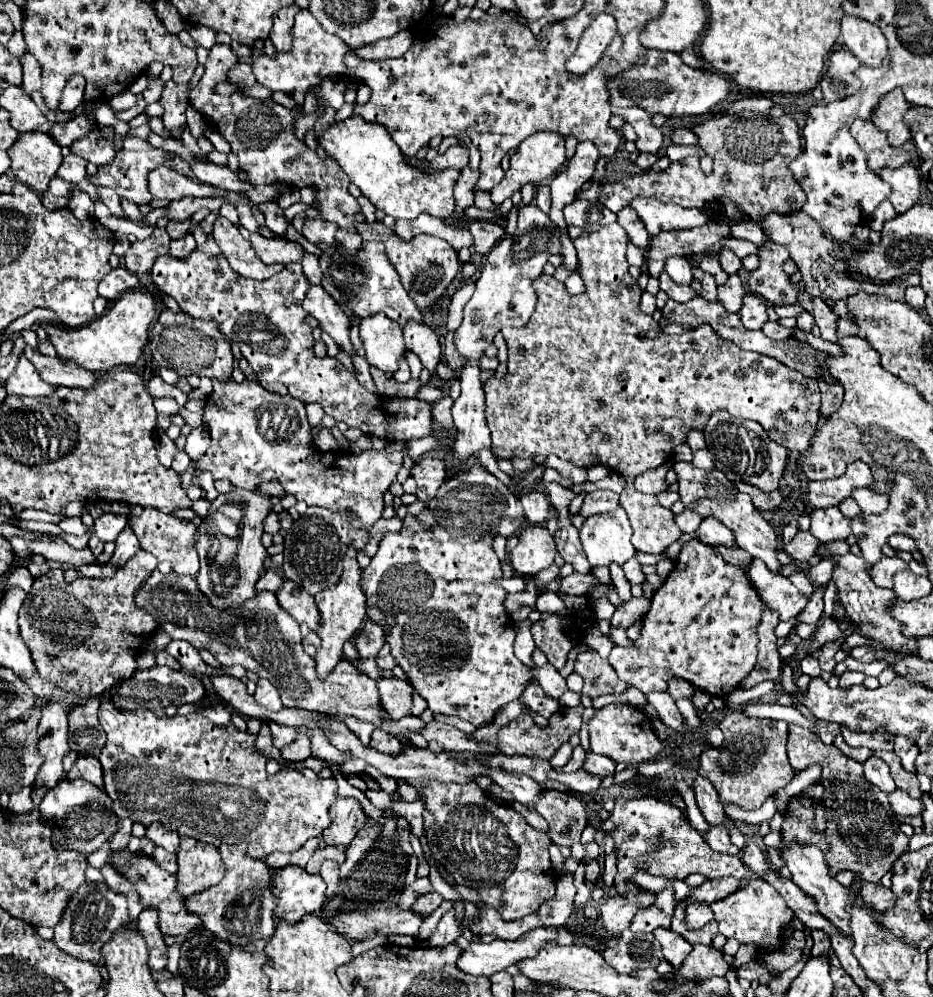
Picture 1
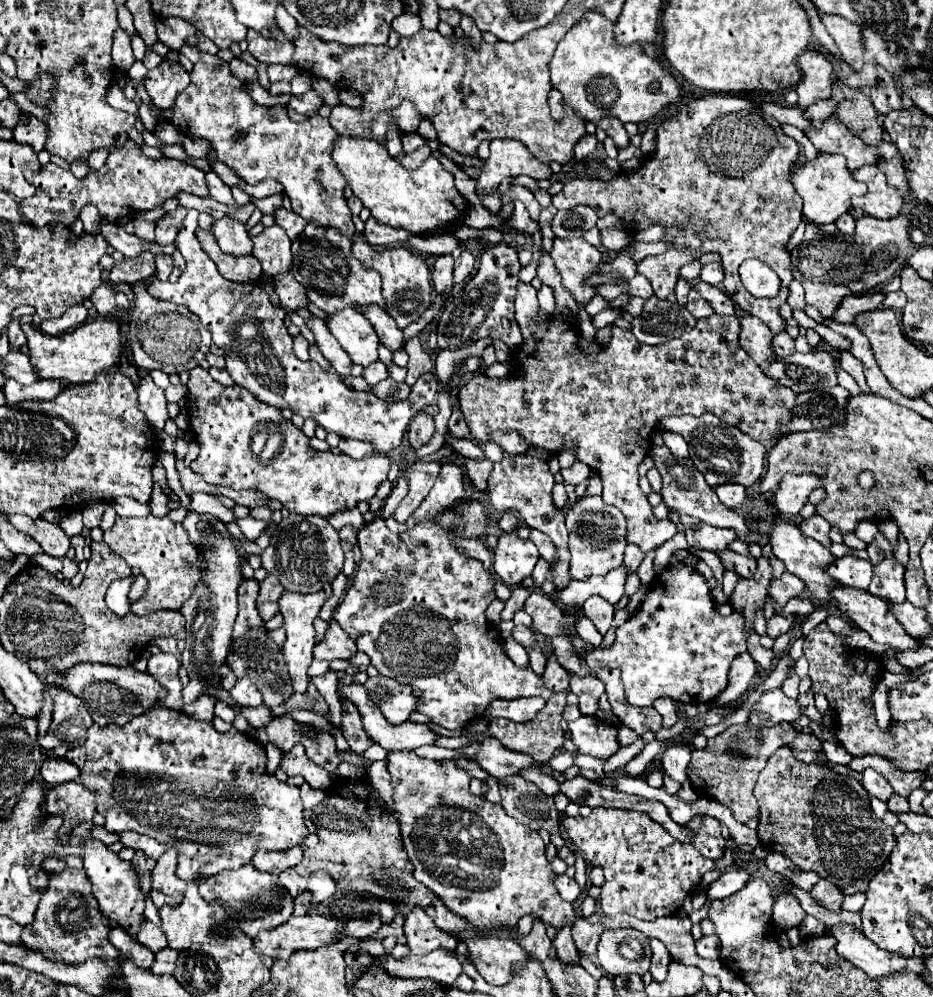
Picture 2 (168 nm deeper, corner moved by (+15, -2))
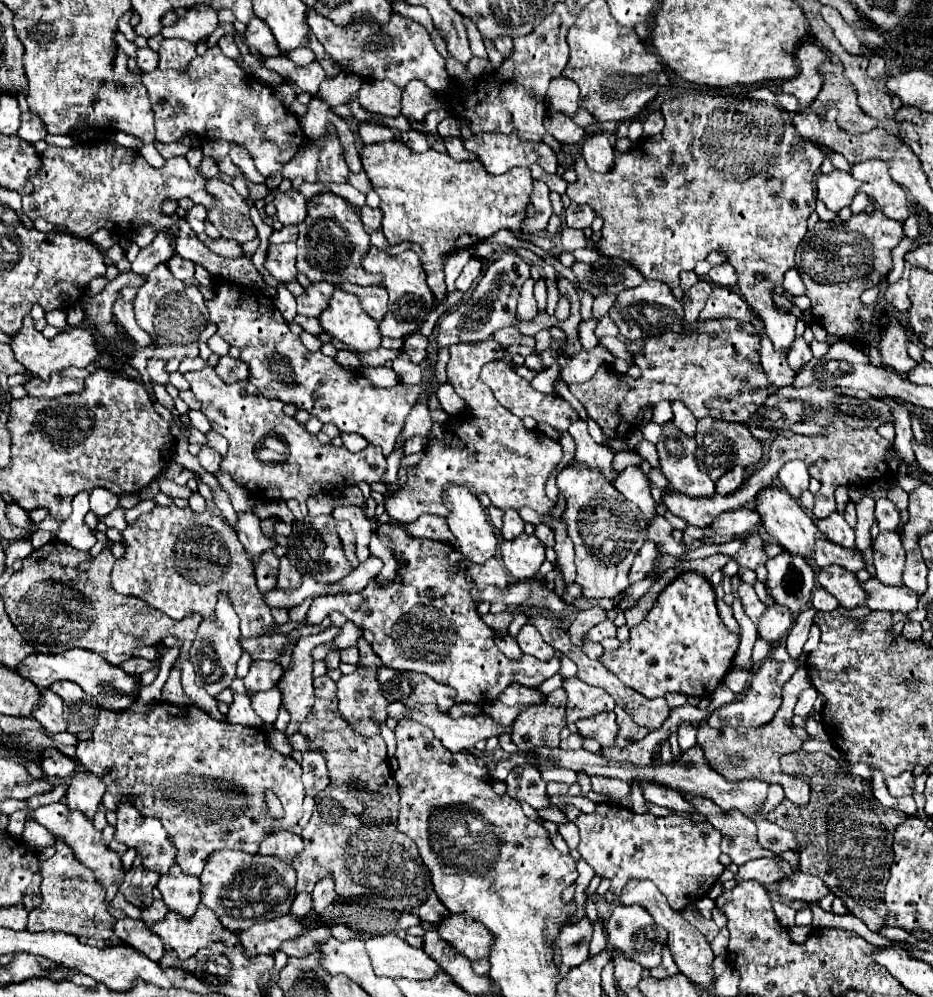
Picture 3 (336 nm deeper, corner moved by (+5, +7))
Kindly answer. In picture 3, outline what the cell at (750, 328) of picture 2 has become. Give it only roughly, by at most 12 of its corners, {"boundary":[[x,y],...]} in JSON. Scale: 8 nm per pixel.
{"boundary":[[768,336],[760,338],[760,364],[768,380],[790,386],[796,372]]}

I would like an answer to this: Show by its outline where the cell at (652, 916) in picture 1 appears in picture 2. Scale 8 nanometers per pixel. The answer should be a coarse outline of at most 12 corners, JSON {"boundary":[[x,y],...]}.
{"boundary":[[648,813],[566,817],[608,917],[674,915],[714,867]]}

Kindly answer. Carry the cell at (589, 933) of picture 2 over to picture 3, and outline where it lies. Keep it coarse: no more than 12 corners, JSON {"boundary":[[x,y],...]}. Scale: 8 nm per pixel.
{"boundary":[[588,918],[564,926],[554,938],[560,978],[588,960]]}

